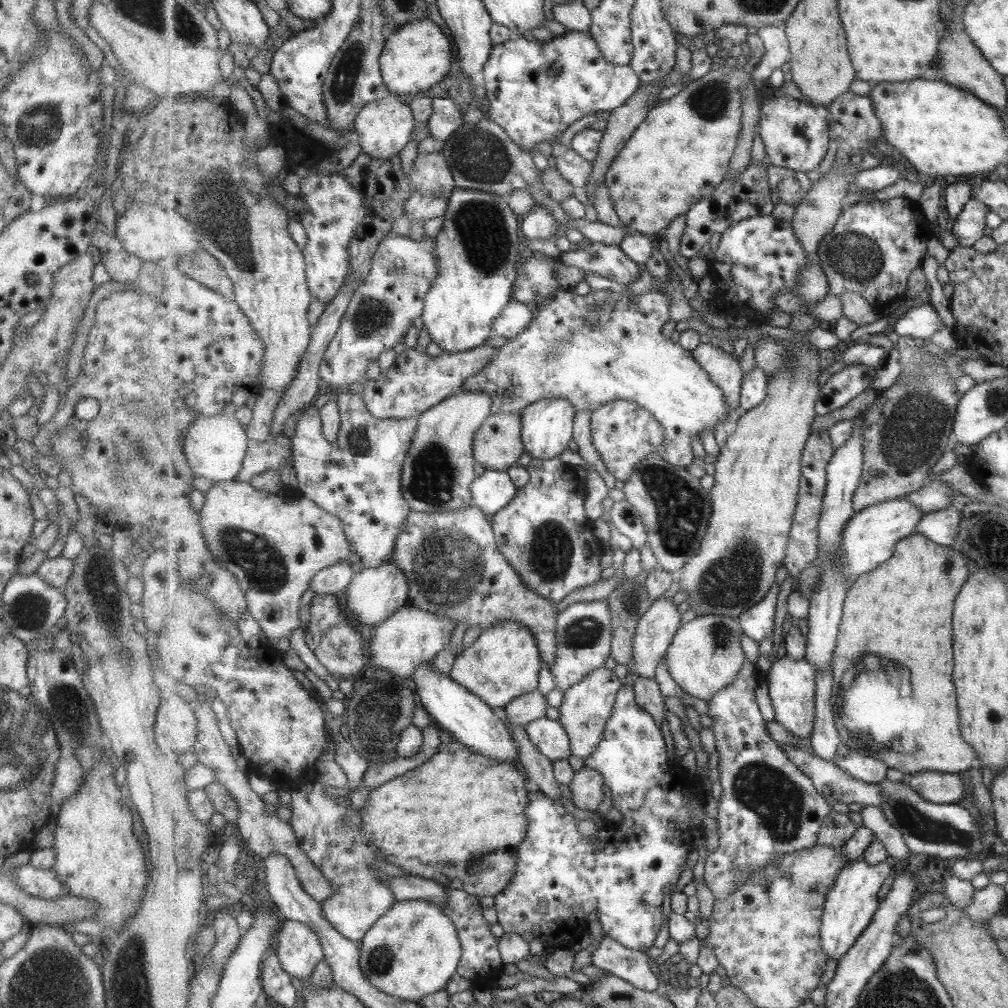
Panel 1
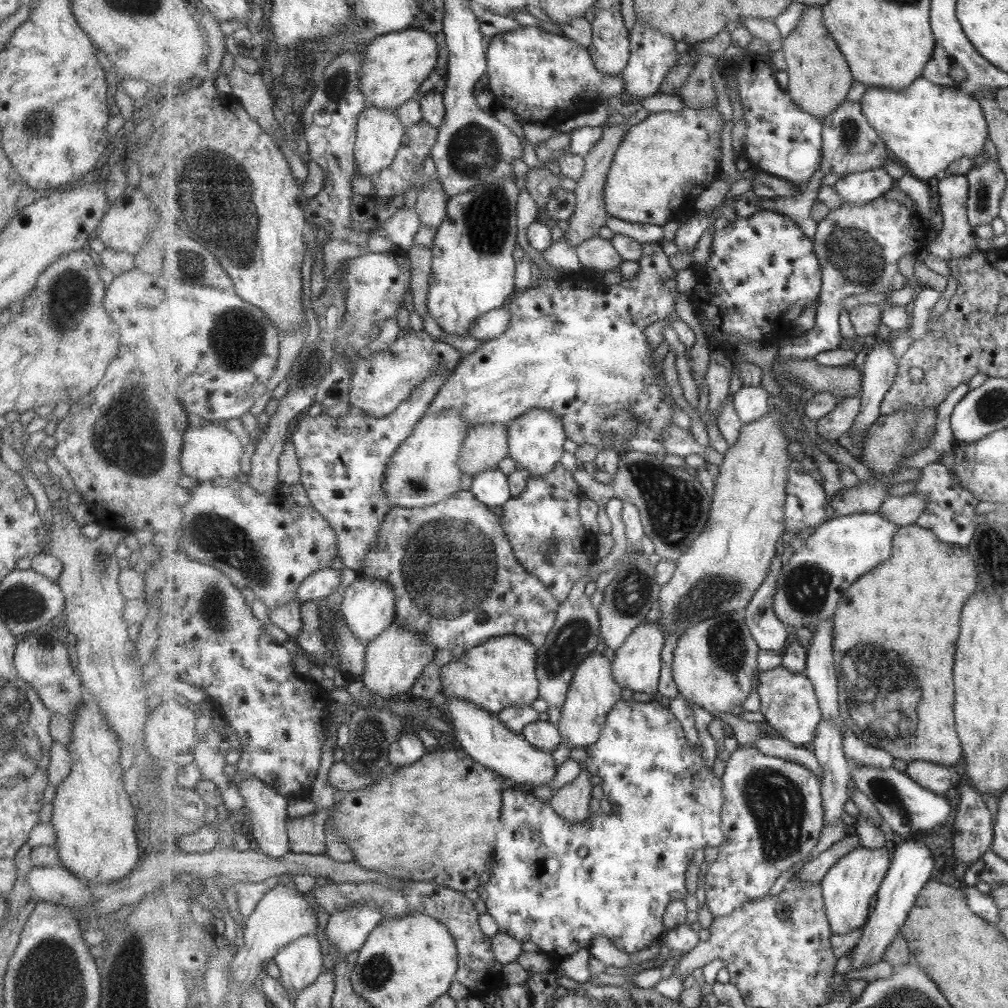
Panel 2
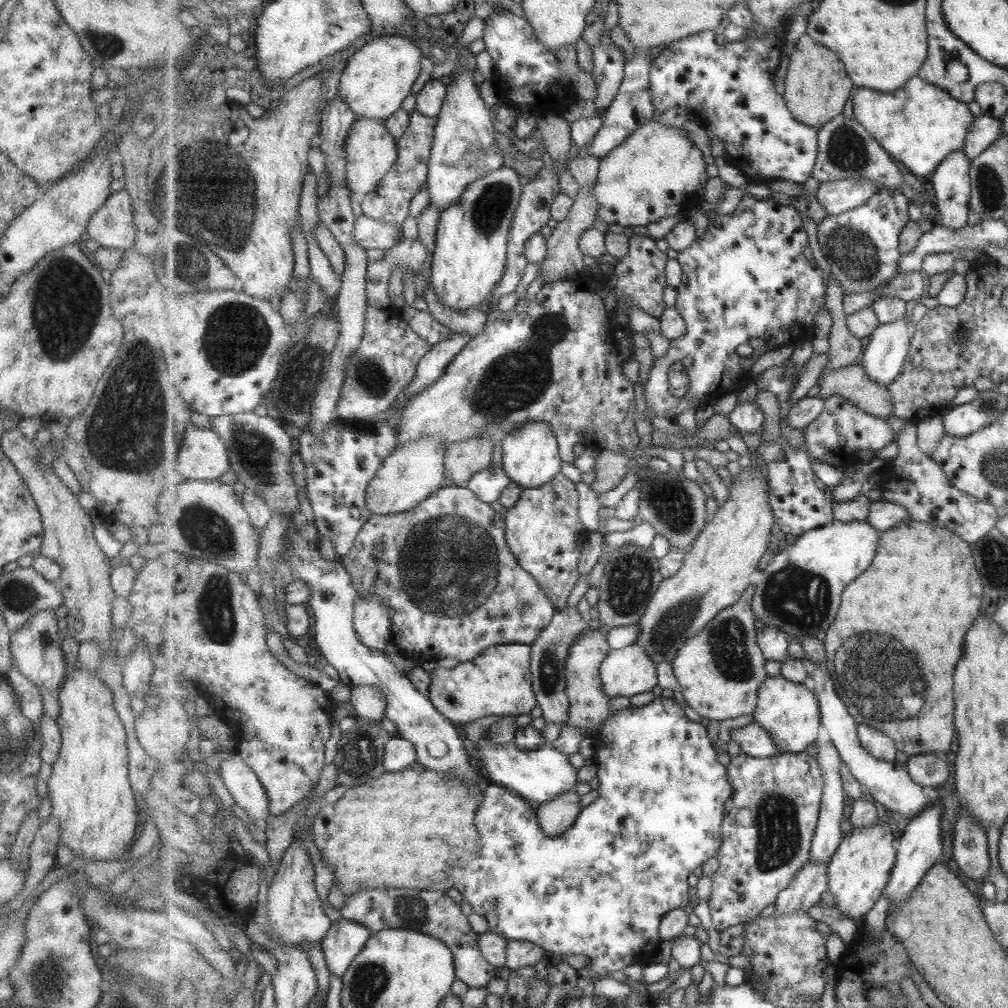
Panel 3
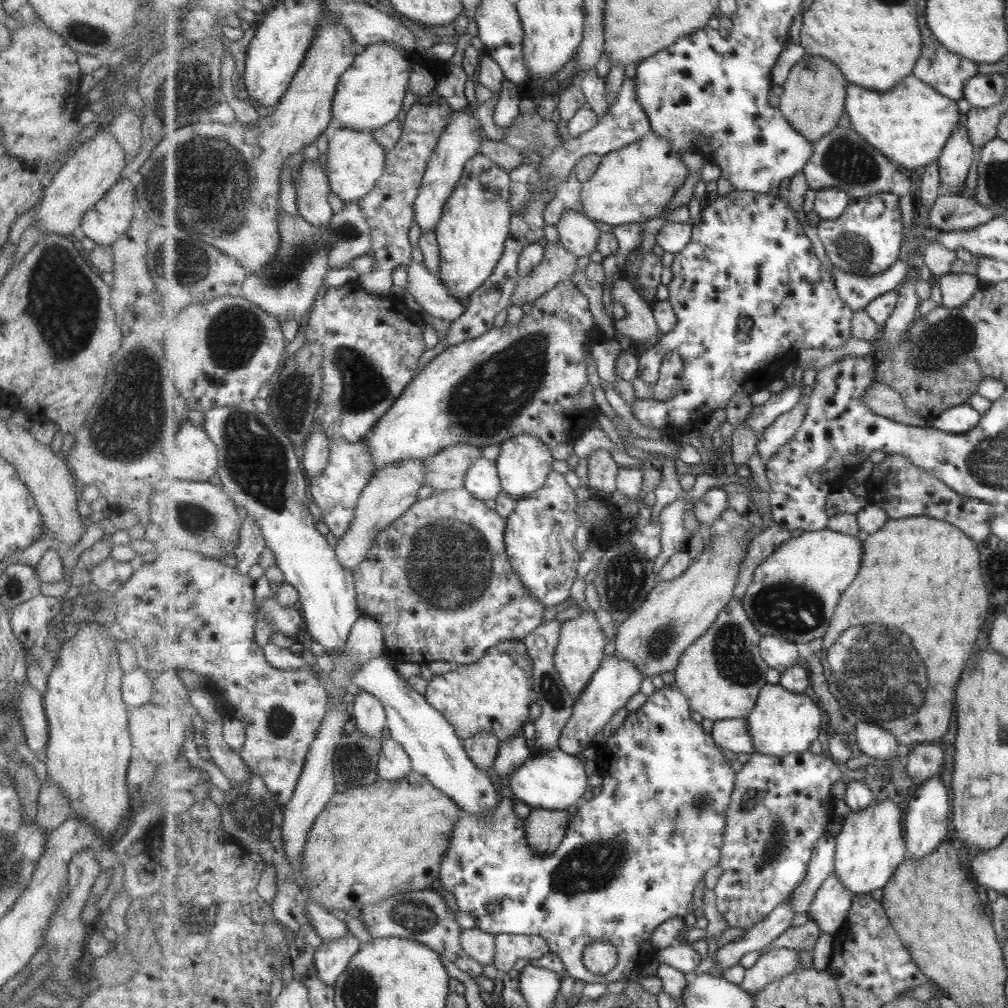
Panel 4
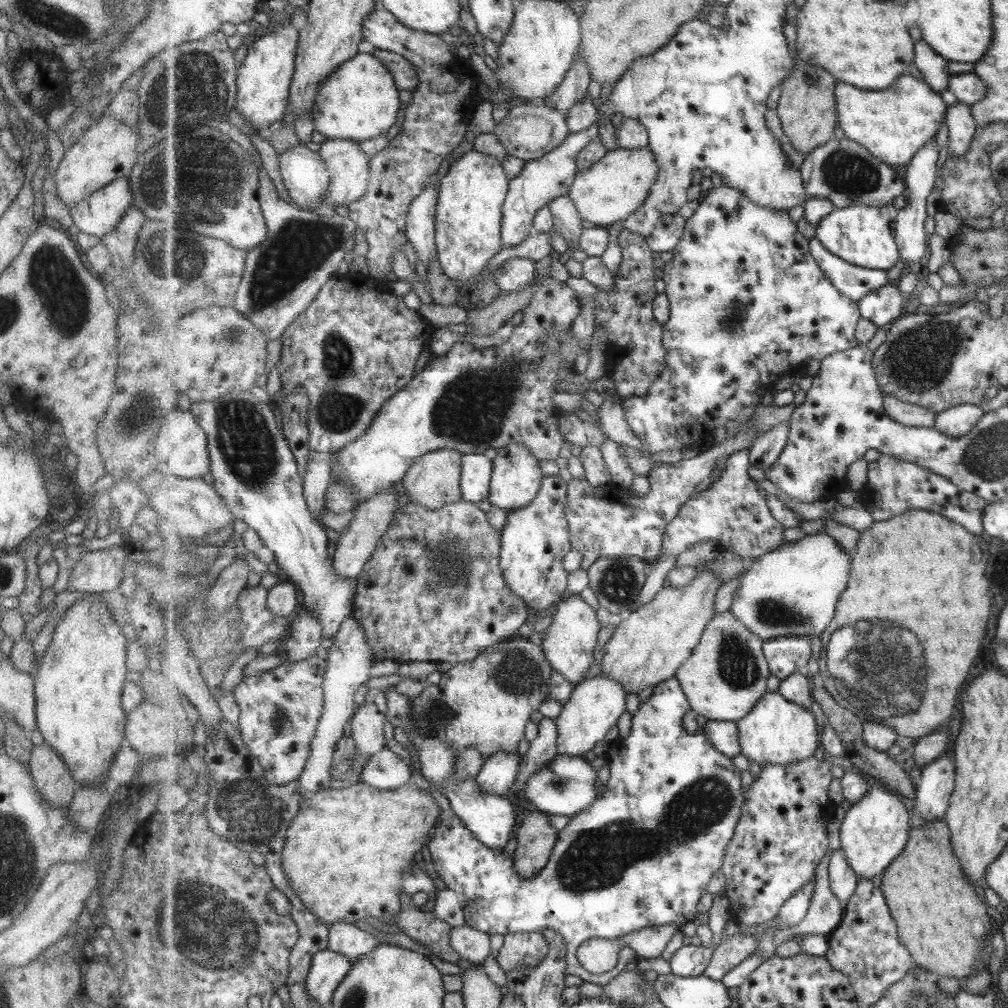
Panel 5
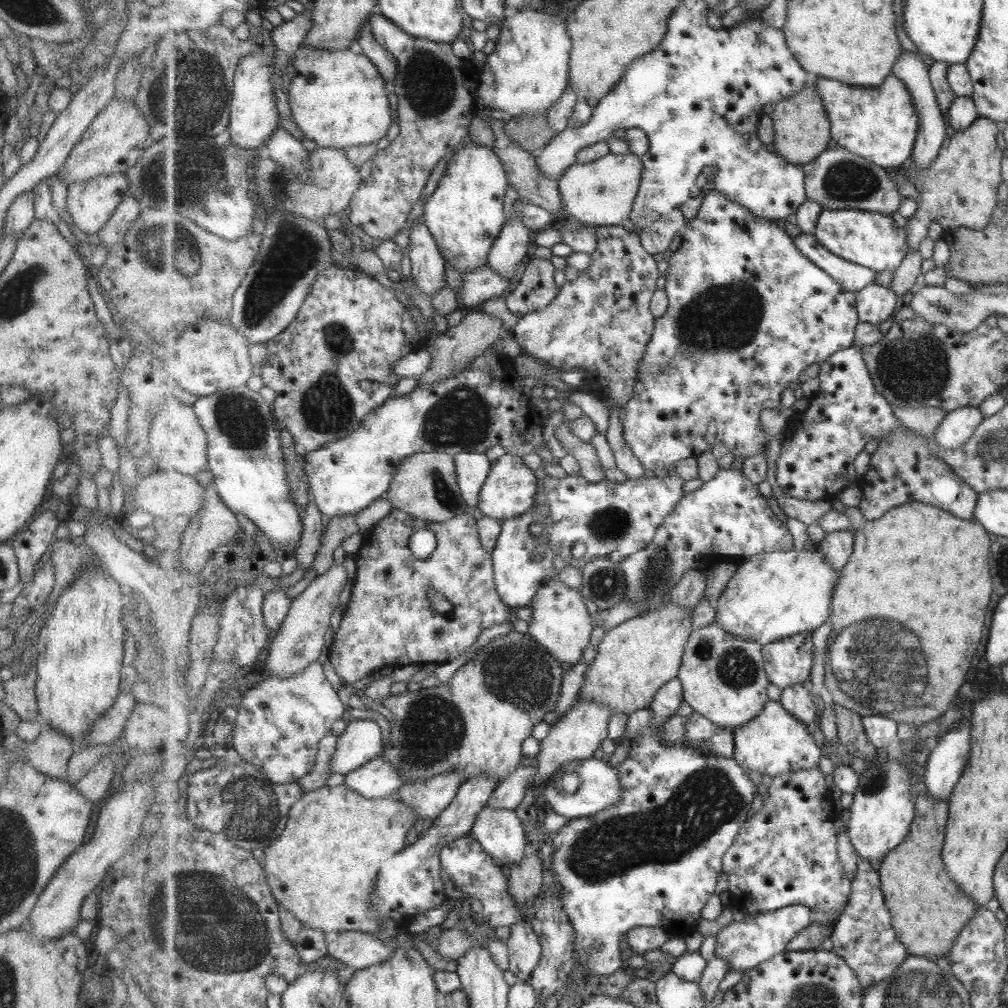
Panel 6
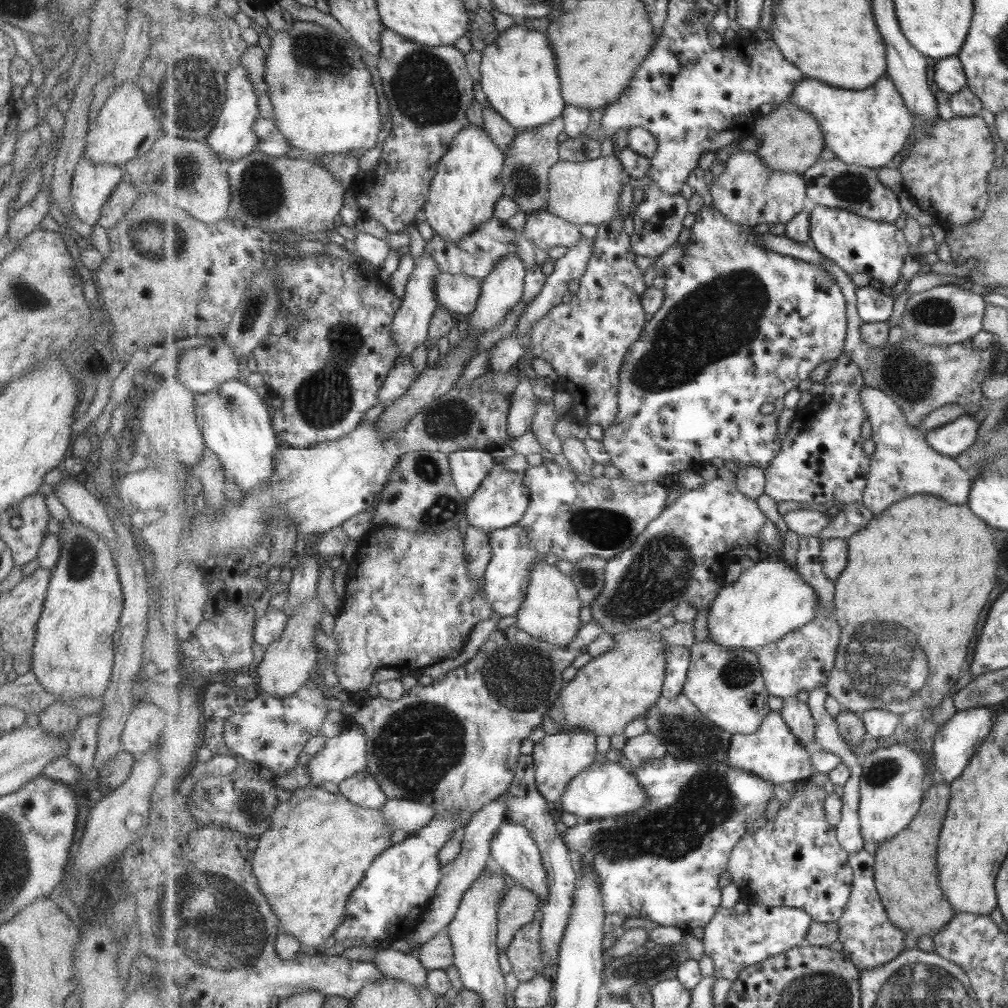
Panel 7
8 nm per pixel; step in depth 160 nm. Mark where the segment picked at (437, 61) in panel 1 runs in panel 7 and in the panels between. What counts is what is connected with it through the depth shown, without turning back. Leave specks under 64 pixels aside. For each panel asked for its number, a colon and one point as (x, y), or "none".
2: (396, 64)
3: (378, 77)
4: (370, 96)
5: (359, 101)
6: (338, 99)
7: (322, 93)

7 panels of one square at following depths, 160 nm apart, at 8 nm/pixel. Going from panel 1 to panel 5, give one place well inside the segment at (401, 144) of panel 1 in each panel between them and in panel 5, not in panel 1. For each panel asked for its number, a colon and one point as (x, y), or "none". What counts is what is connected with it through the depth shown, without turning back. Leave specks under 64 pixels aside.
2: (381, 133)
3: (372, 150)
4: (356, 160)
5: (349, 168)

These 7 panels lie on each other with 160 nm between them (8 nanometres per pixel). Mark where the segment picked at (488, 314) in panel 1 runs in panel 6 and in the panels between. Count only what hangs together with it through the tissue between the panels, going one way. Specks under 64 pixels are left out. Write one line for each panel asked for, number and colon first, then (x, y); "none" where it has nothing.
2: (473, 272)
3: (471, 256)
4: (472, 234)
5: (470, 213)
6: (465, 214)

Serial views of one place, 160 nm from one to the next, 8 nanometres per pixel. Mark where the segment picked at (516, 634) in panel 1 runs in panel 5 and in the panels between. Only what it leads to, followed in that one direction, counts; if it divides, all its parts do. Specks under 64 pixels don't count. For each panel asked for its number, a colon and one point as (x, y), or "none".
2: (501, 673)
3: (499, 682)
4: (495, 694)
5: (486, 703)

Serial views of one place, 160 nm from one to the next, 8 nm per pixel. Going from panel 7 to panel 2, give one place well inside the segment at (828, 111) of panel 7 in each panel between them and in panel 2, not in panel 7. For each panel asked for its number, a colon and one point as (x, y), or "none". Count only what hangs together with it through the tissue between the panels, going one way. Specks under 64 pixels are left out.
2: (927, 127)
3: (921, 125)
4: (910, 125)
5: (895, 124)
6: (880, 124)

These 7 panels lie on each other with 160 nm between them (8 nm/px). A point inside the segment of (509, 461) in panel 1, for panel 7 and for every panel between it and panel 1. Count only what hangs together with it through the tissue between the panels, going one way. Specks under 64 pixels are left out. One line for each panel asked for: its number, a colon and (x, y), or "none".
2: (485, 446)
3: (463, 459)
4: (447, 470)
5: (434, 481)
6: (426, 486)
7: (421, 496)

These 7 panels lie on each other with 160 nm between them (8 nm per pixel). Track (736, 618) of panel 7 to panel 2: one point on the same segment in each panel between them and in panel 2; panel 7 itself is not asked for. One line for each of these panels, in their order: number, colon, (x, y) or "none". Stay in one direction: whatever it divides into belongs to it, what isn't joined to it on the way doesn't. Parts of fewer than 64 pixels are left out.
2: (810, 587)
3: (799, 591)
4: (794, 593)
5: (791, 592)
6: (773, 596)

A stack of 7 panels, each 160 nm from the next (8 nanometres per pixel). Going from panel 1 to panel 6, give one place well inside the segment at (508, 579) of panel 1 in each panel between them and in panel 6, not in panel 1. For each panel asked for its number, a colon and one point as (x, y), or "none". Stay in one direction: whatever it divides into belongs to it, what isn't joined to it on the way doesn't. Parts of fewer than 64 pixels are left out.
2: (456, 577)
3: (454, 588)
4: (439, 580)
5: (434, 591)
6: (390, 621)

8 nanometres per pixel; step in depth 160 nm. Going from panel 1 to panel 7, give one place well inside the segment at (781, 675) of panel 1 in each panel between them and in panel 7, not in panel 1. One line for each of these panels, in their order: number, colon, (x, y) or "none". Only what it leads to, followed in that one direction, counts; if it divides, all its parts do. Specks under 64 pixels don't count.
2: (788, 700)
3: (788, 711)
4: (783, 723)
5: (776, 731)
6: (776, 742)
7: (774, 753)

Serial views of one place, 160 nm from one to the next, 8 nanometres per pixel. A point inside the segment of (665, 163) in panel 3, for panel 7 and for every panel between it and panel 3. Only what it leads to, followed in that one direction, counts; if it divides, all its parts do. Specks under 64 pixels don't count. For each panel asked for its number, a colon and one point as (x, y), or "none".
4: (634, 184)
5: (616, 186)
6: (601, 193)
7: (588, 192)

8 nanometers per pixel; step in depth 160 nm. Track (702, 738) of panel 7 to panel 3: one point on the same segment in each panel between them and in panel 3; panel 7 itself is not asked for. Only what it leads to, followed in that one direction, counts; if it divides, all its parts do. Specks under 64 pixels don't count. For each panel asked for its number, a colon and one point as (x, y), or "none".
3: (753, 739)
4: (734, 734)
5: (725, 736)
6: (701, 734)

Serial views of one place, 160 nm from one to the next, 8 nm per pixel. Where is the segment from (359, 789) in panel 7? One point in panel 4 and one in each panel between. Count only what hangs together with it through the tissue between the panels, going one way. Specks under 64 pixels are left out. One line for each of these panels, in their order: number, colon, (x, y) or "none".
4: (395, 764)
5: (385, 770)
6: (377, 779)

